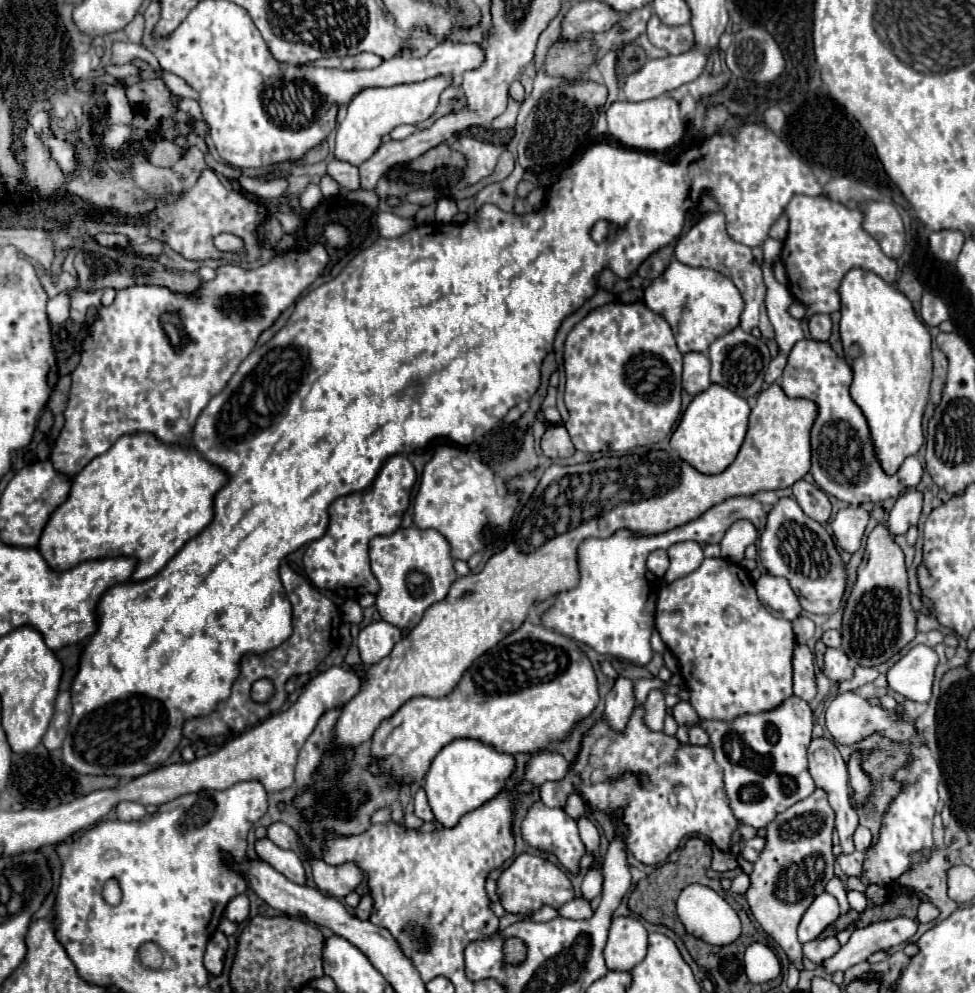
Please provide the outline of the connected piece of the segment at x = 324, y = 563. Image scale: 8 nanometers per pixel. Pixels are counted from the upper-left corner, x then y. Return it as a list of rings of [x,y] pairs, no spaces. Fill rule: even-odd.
[[[397,454],[383,464],[379,476],[369,488],[341,496],[335,502],[331,502],[329,526],[325,536],[311,542],[303,556],[305,572],[317,588],[339,590],[349,598],[357,598],[357,594],[359,592],[363,594],[363,590],[367,590],[367,594],[379,592],[379,584],[375,582],[375,576],[371,574],[371,568],[369,568],[367,544],[373,536],[393,534],[401,526],[403,514],[409,506],[409,496],[411,496],[415,478],[417,474],[413,464],[405,456]]]

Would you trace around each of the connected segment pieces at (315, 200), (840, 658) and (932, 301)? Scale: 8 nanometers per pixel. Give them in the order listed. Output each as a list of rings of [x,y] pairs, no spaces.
[[[309,184],[299,196],[299,206],[303,210],[313,210],[319,202],[321,202],[321,190],[317,188],[317,184]]]
[[[827,648],[823,662],[825,662],[823,674],[833,682],[841,682],[841,680],[847,680],[853,676],[853,668],[849,666],[849,658],[845,656],[843,650]]]
[[[925,292],[923,300],[921,300],[921,320],[927,326],[939,326],[941,322],[949,320],[949,310],[943,304],[941,298],[931,296],[929,292]]]

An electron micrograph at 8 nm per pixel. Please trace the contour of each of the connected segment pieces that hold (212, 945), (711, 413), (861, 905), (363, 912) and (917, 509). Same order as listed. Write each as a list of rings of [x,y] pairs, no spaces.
[[[215,932],[211,940],[207,942],[207,952],[205,952],[205,968],[213,976],[221,976],[223,964],[225,964],[225,954],[227,954],[227,938],[223,932]]]
[[[711,384],[705,392],[697,394],[683,412],[683,418],[671,436],[671,448],[701,474],[719,474],[735,460],[747,432],[747,420],[747,400],[719,384]]]
[[[848,891],[847,899],[850,904],[850,908],[861,913],[866,909],[867,899],[864,893],[857,891]]]
[[[361,896],[361,902],[353,908],[353,912],[355,912],[355,916],[357,916],[357,918],[367,920],[367,918],[369,918],[369,914],[371,914],[371,906],[373,906],[371,896]]]
[[[909,490],[907,494],[903,494],[893,510],[889,512],[889,518],[885,522],[885,526],[889,528],[891,536],[899,536],[905,534],[911,526],[917,524],[919,516],[921,516],[921,506],[923,506],[923,494],[917,490]]]

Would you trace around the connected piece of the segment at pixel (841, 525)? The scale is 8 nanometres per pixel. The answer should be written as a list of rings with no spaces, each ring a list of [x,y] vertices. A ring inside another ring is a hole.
[[[861,506],[841,508],[835,520],[831,522],[835,544],[849,554],[857,552],[861,546],[861,538],[867,528],[867,522],[869,522],[869,512],[863,510]]]

